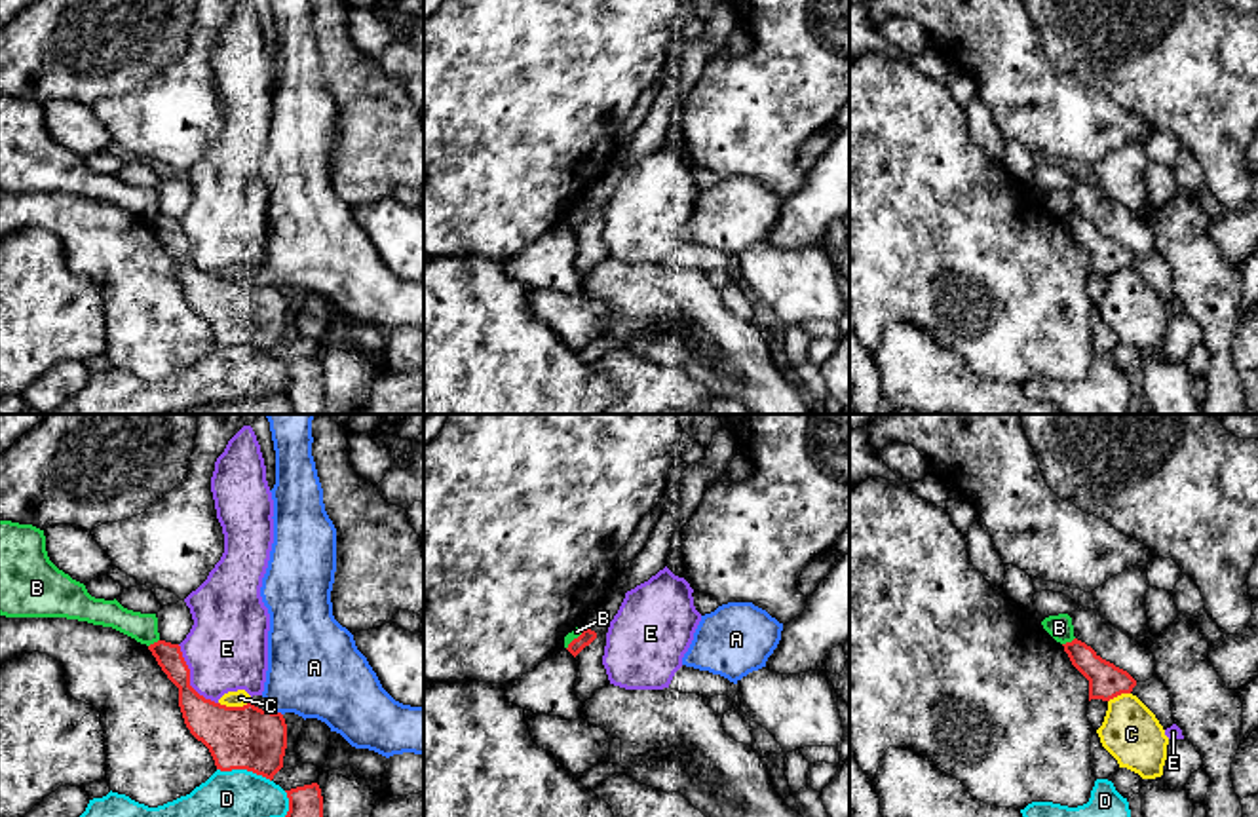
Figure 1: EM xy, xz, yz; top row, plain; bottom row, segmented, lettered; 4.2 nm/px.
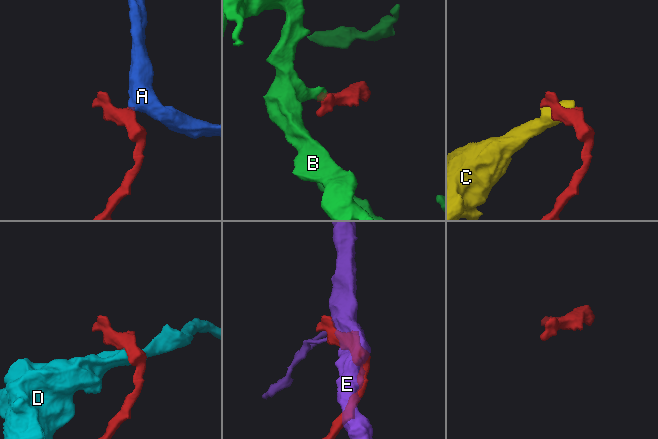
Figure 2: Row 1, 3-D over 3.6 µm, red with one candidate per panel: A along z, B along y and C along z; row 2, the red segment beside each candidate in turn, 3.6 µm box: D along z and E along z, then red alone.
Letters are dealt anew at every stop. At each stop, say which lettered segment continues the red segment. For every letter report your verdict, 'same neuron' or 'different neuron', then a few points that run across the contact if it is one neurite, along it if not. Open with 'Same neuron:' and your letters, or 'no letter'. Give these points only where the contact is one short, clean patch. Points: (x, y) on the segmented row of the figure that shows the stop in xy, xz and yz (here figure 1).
Same neuron: no letter
A: different neuron
B: different neuron
C: different neuron
D: different neuron
E: different neuron

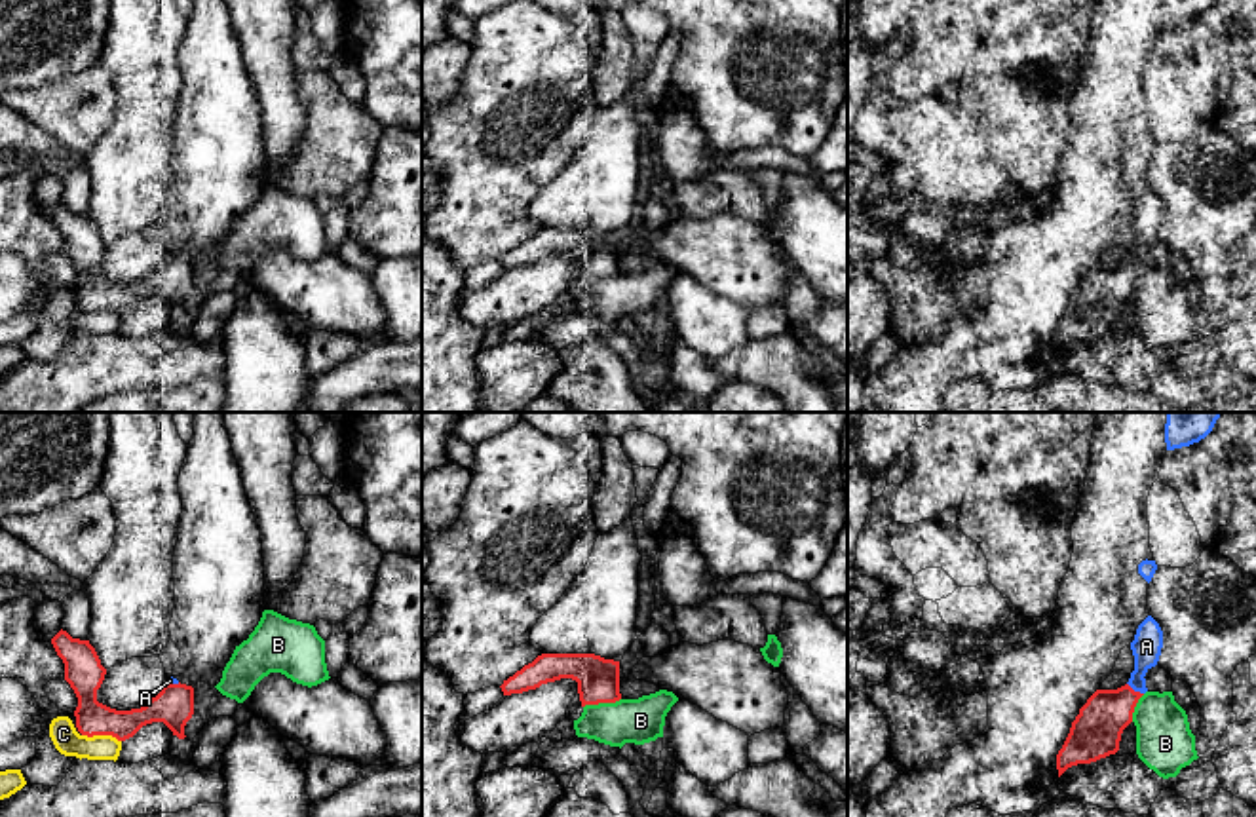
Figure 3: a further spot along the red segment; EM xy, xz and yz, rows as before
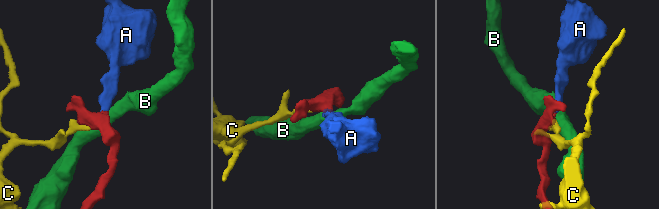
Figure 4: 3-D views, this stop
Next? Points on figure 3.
Same neuron: A
A: same neuron
B: different neuron
C: different neuron

